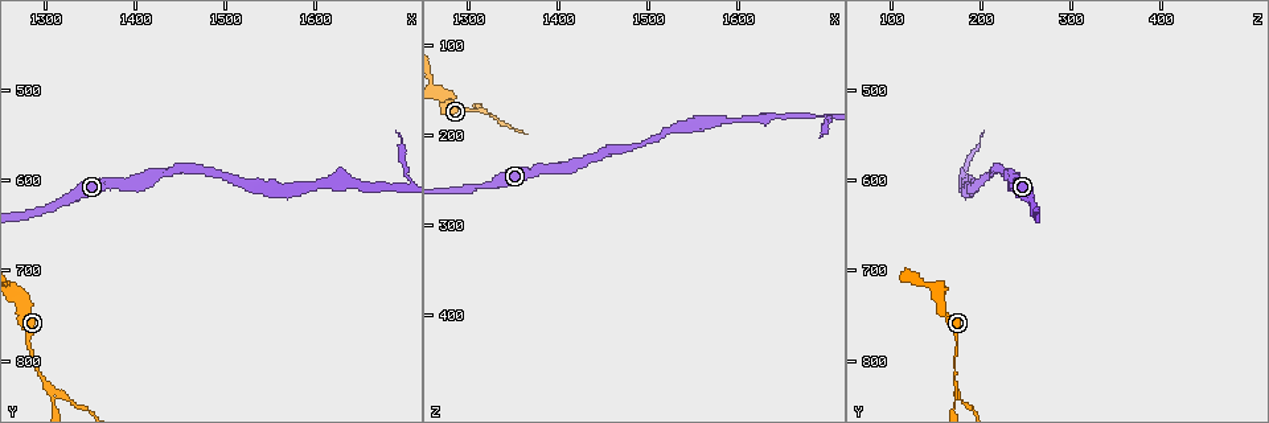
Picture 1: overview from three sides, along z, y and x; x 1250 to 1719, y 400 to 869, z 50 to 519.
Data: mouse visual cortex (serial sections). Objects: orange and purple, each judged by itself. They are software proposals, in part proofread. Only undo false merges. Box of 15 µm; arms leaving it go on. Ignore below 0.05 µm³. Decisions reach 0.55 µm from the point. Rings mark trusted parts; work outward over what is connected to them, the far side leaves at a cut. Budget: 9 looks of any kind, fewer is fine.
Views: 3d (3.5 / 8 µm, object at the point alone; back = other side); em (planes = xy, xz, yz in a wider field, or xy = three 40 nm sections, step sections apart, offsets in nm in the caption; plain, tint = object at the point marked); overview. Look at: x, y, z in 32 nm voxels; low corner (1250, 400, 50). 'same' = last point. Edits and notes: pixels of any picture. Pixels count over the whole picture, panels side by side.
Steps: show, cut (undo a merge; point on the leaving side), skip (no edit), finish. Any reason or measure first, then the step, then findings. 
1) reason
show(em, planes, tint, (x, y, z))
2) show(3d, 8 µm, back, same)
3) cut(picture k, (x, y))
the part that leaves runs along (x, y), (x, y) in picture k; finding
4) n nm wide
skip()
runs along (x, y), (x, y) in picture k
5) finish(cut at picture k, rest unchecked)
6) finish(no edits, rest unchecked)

show(3d, 3.5 µm, (1305, 830, 175))

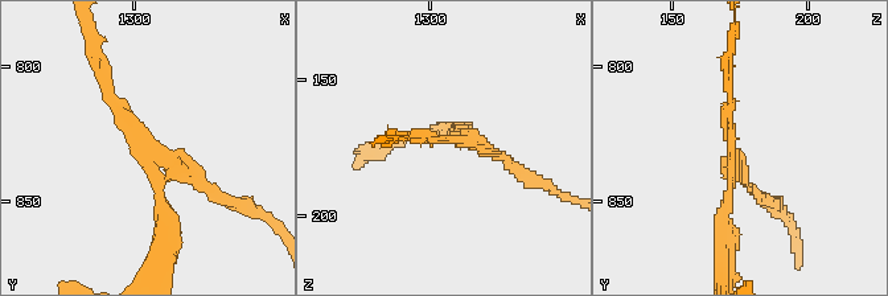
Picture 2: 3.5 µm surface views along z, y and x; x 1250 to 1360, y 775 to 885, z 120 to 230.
3 arms; arms of 150, 150, 150 nm
show(em, xy, step 1, tint, (1304, 829, 173))

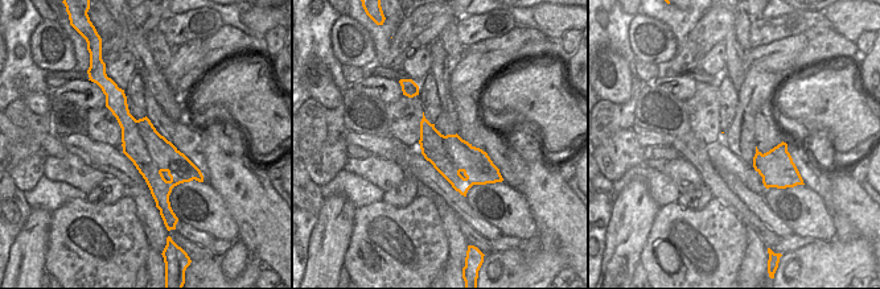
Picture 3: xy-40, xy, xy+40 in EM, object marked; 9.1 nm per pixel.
cut(picture 2, (761, 198))
the part that leaves runs along (175, 167), (276, 223) in picture 2; a second cell is stuck on

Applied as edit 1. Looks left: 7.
sudden change in width
show(3d, 3.5 µm, (1320, 625, 255))

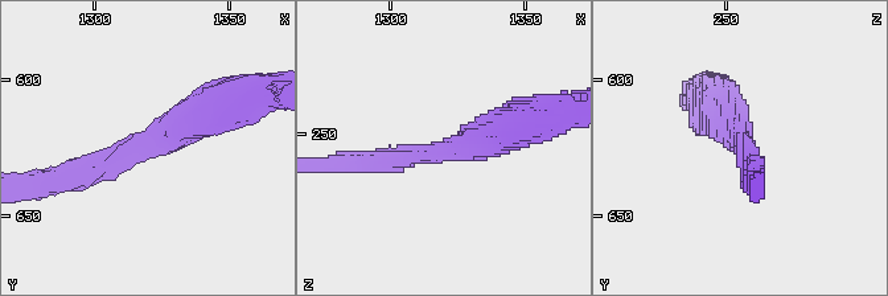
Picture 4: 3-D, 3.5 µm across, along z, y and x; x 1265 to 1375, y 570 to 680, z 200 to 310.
show(em, xy, step 3, tint, (1318, 623, 258))

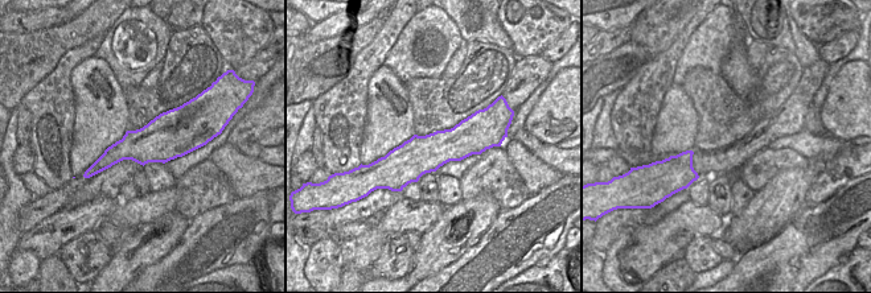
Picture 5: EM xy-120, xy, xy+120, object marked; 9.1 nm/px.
skip()
one cell here

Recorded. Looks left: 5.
calibre changes
show(3d, 8 µm, (1580, 610, 185))

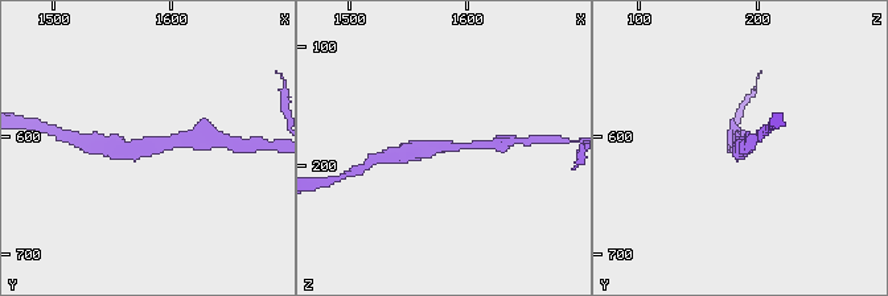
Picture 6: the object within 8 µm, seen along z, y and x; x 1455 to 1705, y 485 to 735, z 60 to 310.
arms of 250, 500 nm; now the EM
show(em, xy, step 1, tint, (1578, 610, 184))

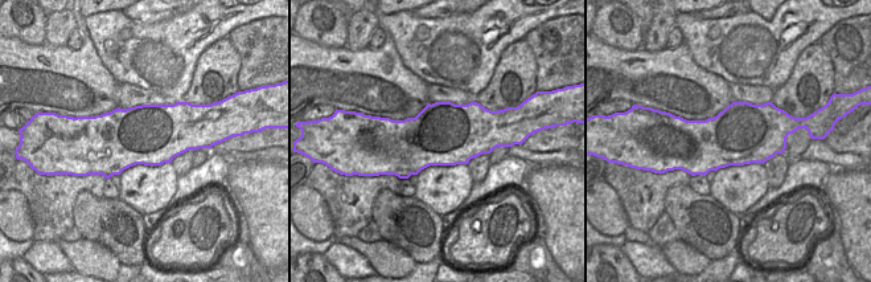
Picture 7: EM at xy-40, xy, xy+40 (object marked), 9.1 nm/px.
skip()
runs along (403, 152), (479, 144) in picture 6; continuous, no second cell

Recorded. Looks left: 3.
abrupt turn
show(3d, 3.5 µm, (1695, 605, 180))

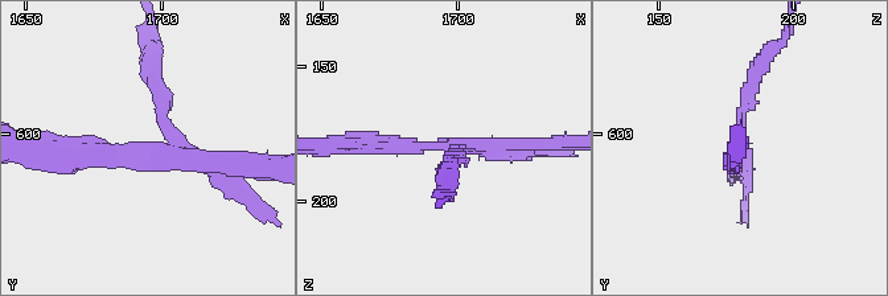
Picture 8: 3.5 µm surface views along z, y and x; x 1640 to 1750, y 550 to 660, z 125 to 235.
shape alone is not enough
show(em, xy, step 5, tint, (1691, 606, 180))

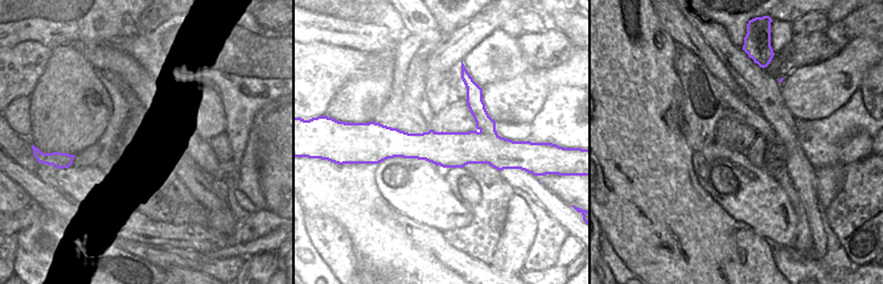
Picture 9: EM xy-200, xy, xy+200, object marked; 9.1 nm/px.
cut(picture 8, (744, 97))
the part that leaves runs along (167, 135), (147, 37) in picture 8; a second cell is stuck on

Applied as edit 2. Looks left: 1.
finish(cut at picture 2, cut at picture 8, rest unchecked)

